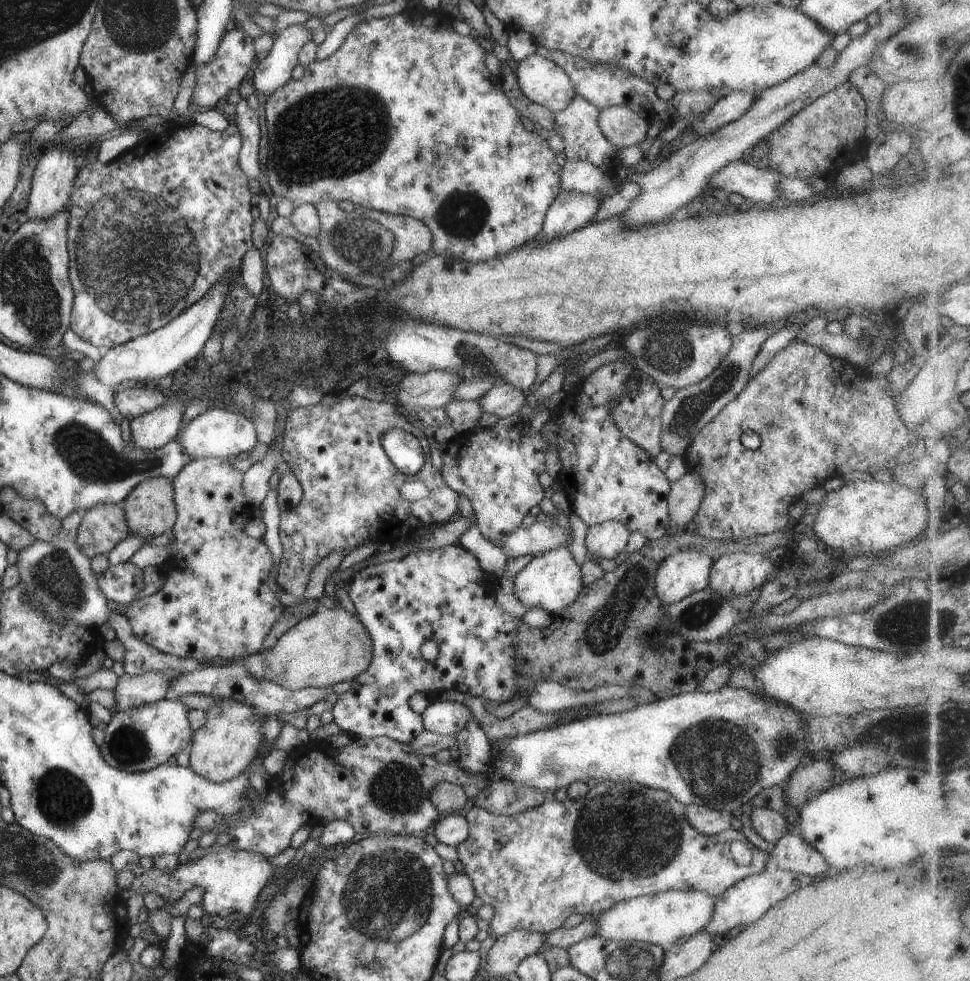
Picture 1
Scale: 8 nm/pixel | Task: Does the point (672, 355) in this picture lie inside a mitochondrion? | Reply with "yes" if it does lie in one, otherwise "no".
yes

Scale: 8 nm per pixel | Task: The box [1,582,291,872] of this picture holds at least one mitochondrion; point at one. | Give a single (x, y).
(63, 799)

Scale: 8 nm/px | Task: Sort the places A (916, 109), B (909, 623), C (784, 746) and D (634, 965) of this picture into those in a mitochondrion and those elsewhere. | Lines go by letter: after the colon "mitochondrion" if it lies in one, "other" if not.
A: other
B: mitochondrion
C: mitochondrion
D: mitochondrion

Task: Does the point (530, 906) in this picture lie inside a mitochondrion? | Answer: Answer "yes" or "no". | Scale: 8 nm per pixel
no

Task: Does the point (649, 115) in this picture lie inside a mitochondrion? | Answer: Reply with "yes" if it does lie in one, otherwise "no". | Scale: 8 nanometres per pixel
no

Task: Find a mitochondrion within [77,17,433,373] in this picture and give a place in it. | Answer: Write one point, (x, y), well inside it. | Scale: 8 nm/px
(304, 134)

